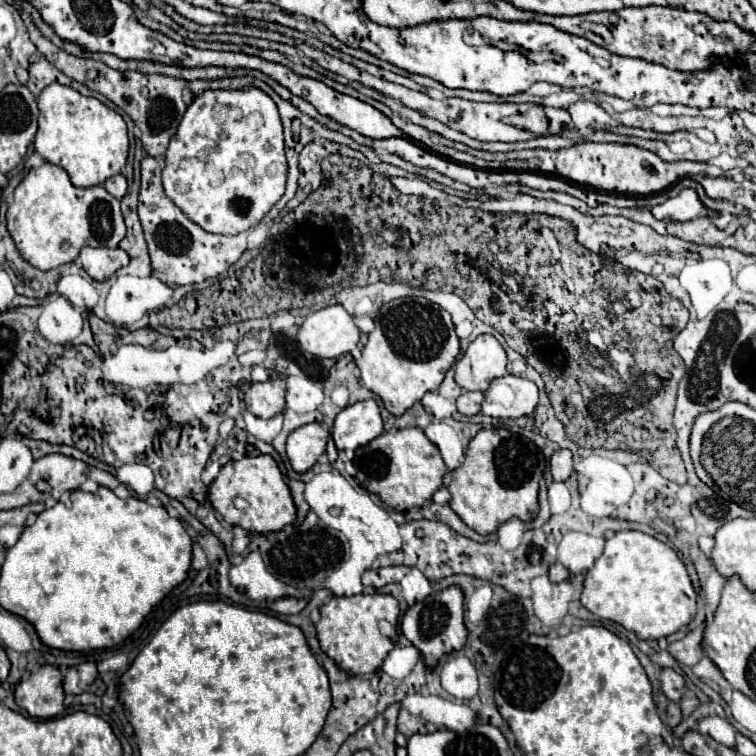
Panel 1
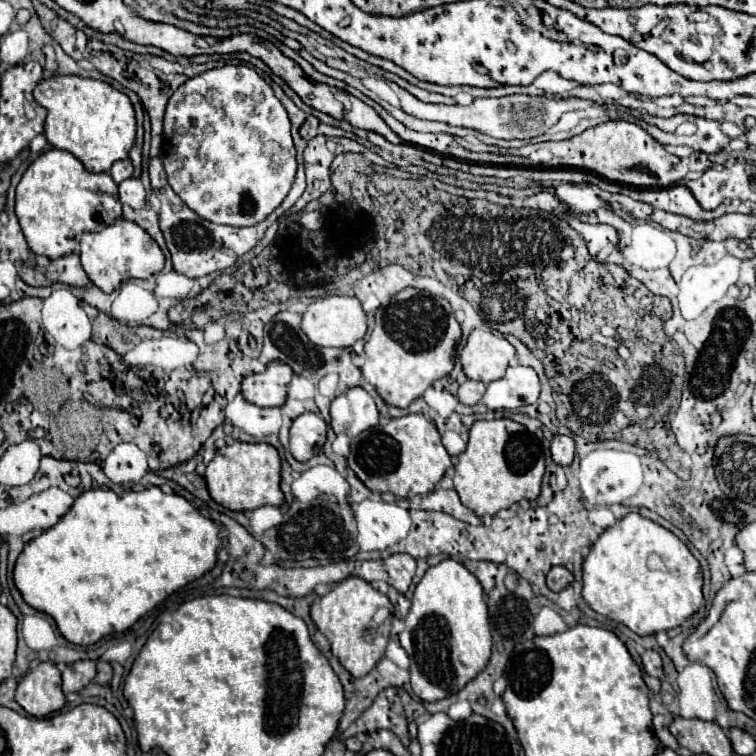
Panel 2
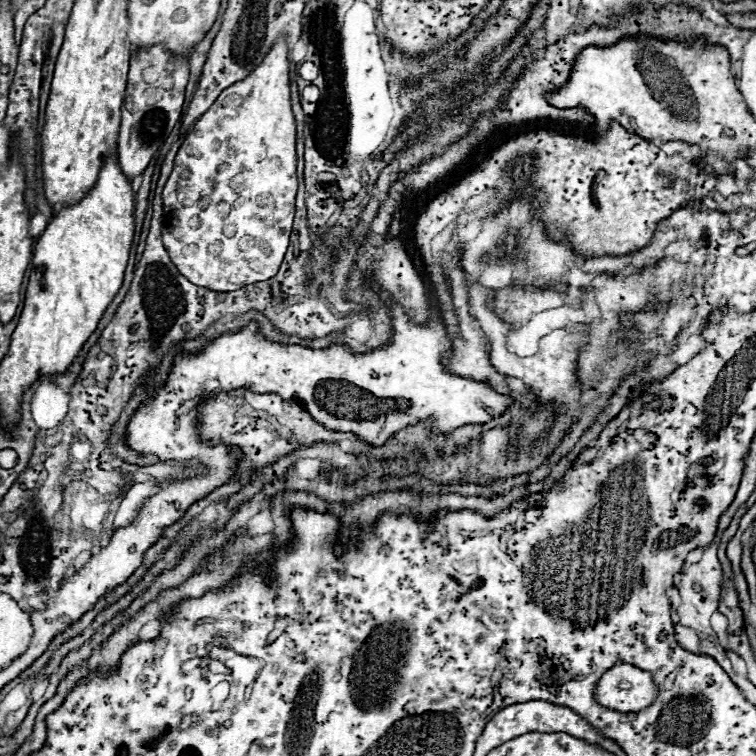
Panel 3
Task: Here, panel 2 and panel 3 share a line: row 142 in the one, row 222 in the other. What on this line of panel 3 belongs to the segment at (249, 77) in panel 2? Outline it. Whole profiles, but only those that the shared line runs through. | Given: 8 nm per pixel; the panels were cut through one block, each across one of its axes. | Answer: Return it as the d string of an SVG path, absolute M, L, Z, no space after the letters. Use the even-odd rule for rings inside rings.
M280 38L246 80L224 90L198 118L176 154L174 170L162 192L164 248L186 280L210 288L212 292L234 292L270 280L278 272L288 248L298 180L296 124L290 104L290 68L286 52L286 42Z

